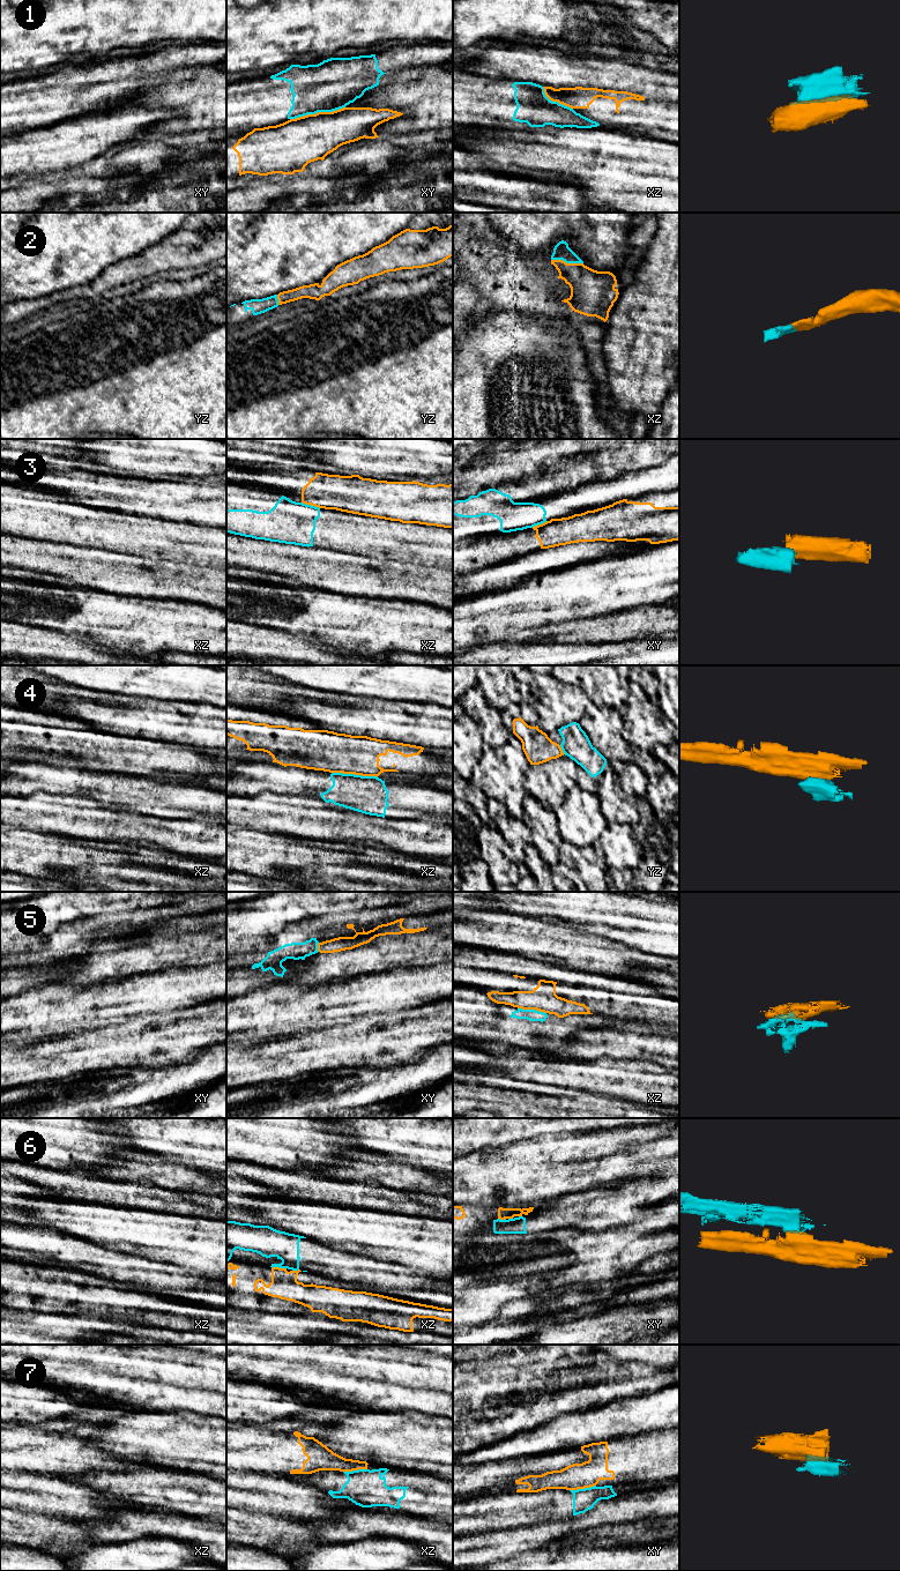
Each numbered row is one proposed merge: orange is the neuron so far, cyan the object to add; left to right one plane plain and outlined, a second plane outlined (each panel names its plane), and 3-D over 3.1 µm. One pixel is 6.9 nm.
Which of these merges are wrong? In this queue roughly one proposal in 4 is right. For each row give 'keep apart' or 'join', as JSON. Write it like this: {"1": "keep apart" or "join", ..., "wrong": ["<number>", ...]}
{"1": "keep apart", "2": "join", "3": "keep apart", "4": "keep apart", "5": "keep apart", "6": "keep apart", "7": "keep apart", "wrong": ["1", "3", "4", "5", "6", "7"]}

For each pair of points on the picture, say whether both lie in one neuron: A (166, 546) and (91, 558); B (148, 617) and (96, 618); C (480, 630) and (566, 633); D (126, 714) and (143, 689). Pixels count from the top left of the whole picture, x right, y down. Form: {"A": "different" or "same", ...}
{"A": "different", "B": "same", "C": "different", "D": "different"}

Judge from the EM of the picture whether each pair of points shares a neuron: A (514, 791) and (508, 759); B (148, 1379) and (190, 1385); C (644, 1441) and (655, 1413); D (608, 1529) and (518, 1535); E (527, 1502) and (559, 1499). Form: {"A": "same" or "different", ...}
{"A": "same", "B": "same", "C": "different", "D": "different", "E": "same"}

